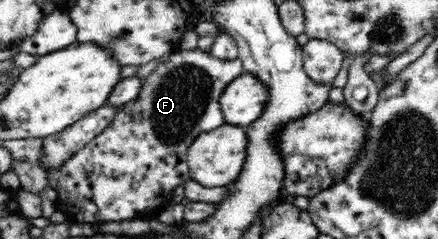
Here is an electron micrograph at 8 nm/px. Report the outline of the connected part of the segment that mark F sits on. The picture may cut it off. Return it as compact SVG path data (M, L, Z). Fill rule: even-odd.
M179 46L174 49L172 52L169 52L168 55L163 57L163 60L160 60L158 66L145 78L142 80L141 92L137 96L137 100L133 103L125 103L121 106L120 110L113 116L111 124L95 138L86 144L81 150L77 151L77 154L73 154L71 159L67 159L67 162L59 168L59 170L48 170L47 177L49 177L49 185L57 191L58 199L61 200L61 203L65 205L65 212L69 212L73 218L78 223L108 223L108 222L118 222L124 220L134 220L134 219L144 219L154 221L155 212L161 210L161 208L167 207L170 204L171 199L173 198L173 190L177 190L178 186L181 186L187 180L190 180L190 169L187 163L187 154L188 148L191 146L191 143L194 141L194 138L197 138L201 133L209 132L209 130L215 130L221 125L225 125L225 117L221 112L221 105L219 104L219 98L223 94L225 86L235 80L237 75L245 73L245 67L239 57L234 58L233 60L221 60L215 58L210 52L205 52L201 48L196 47L192 50L184 50Z

